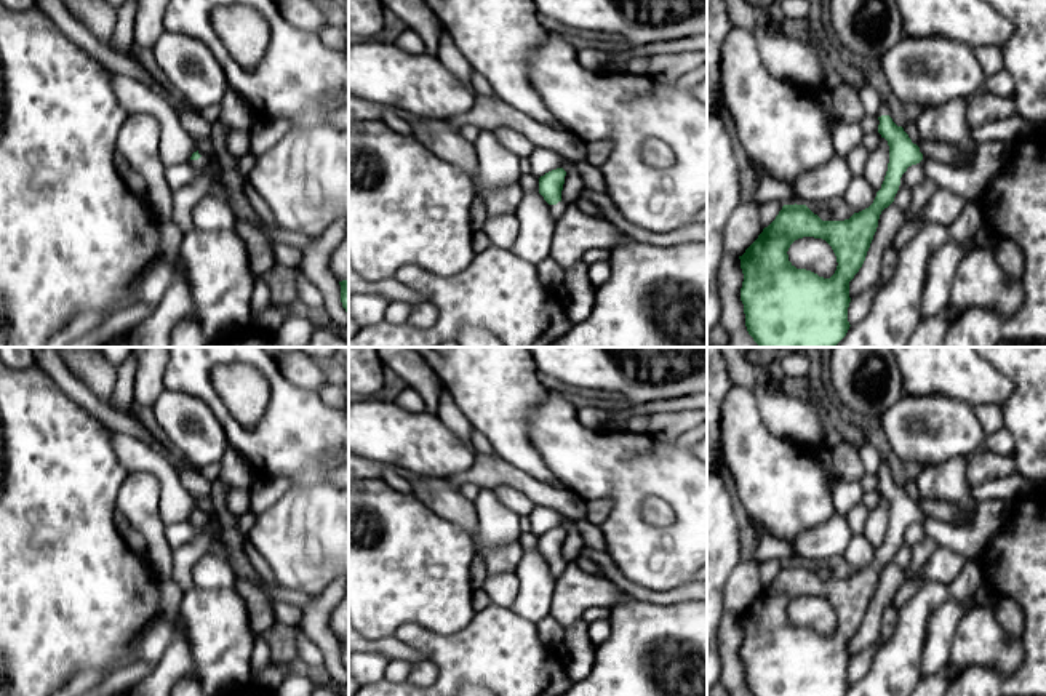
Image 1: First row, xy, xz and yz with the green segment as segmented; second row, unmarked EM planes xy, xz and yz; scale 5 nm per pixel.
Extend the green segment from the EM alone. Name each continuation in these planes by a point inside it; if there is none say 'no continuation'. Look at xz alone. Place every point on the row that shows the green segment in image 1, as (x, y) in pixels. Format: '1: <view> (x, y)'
1: xz (557, 210)

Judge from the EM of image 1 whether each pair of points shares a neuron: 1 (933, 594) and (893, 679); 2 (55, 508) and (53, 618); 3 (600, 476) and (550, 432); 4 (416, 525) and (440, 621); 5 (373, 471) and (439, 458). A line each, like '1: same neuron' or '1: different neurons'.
1: same neuron
2: same neuron
3: same neuron
4: same neuron
5: different neurons

